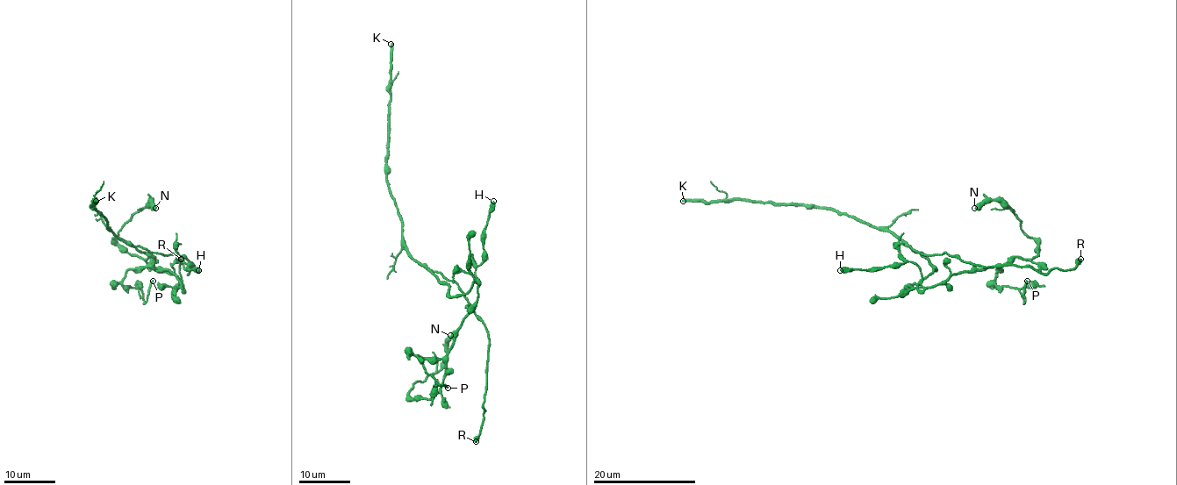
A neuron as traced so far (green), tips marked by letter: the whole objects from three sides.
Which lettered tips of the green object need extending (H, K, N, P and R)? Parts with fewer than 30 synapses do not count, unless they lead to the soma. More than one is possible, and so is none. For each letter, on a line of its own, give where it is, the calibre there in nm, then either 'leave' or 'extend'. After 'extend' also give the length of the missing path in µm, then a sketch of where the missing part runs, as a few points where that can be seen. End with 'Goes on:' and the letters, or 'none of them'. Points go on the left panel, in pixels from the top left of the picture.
H: (198, 270) | 650 nm | leave
K: (96, 201) | 300 nm | extend | 130 µm | (96, 201), (122, 196), (153, 209), (162, 192), (154, 182), (182, 225), (195, 211)
N: (155, 208) | 550 nm | leave
P: (153, 281) | 200 nm | leave
R: (181, 259) | 600 nm | extend | 50 µm | (181, 259), (164, 214), (168, 203), (168, 180), (183, 163), (183, 156), (188, 150)
Goes on: K, R

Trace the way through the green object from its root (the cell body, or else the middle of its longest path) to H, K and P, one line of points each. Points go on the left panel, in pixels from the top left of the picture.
H: (159, 270), (169, 270), (179, 279), (181, 261), (186, 262), (190, 269), (198, 270)
K: (159, 270), (154, 267), (151, 255), (139, 253), (125, 244), (108, 227), (108, 222), (92, 206), (96, 201)
P: (159, 270), (183, 287), (151, 267), (131, 267), (122, 283), (137, 287), (145, 301), (153, 281)

